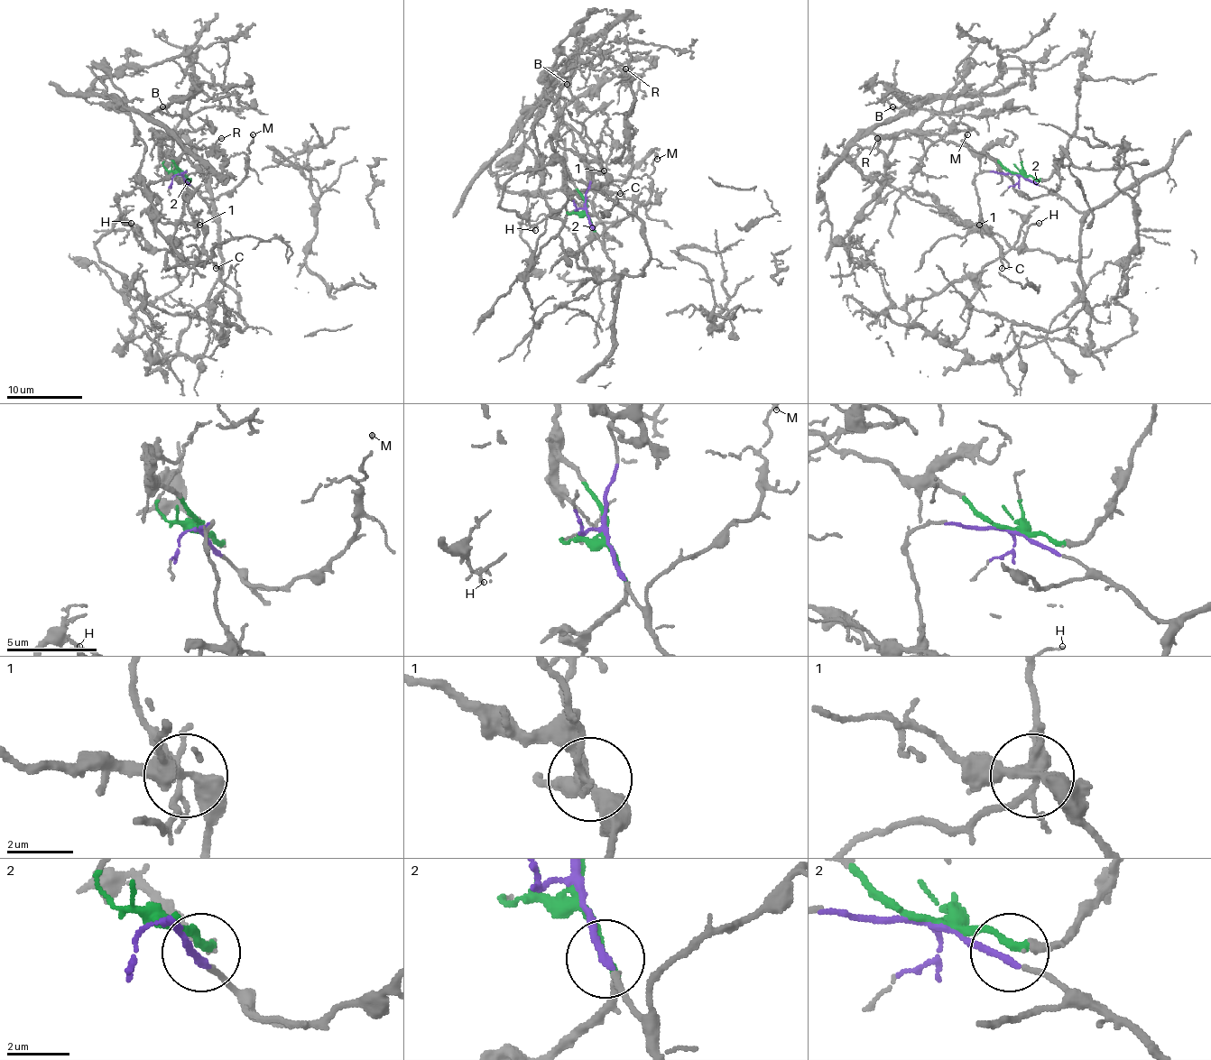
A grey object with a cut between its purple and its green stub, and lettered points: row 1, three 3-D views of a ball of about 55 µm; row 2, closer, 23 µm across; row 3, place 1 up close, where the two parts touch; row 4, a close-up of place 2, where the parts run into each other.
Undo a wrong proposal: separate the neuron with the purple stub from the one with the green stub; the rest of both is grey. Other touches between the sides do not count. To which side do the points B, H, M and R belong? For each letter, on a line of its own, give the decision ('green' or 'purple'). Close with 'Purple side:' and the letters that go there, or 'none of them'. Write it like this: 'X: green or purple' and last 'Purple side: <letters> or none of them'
B: green
H: green
M: purple
R: green
Purple side: M

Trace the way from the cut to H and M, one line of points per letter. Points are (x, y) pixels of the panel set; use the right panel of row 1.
H: (1017, 174), (932, 133), (864, 134), (846, 152), (865, 176), (926, 193), (1012, 247), (1039, 223)
M: (1017, 174), (1043, 185), (1049, 193), (1030, 198), (1021, 195), (984, 153), (975, 152), (964, 140), (967, 134)

